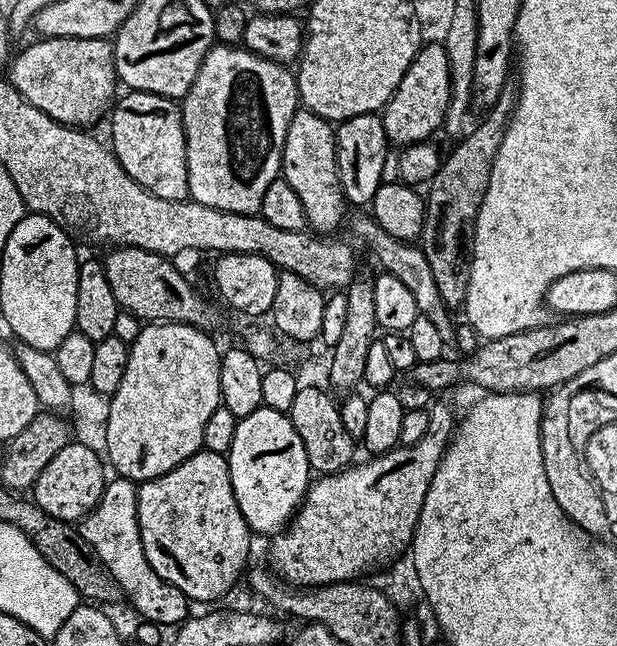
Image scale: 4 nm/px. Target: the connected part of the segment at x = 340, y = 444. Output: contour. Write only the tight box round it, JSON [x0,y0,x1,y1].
[286,388,358,476]

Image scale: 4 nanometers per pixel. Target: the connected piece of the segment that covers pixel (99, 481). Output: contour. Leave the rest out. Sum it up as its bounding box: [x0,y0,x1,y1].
[34,442,106,522]

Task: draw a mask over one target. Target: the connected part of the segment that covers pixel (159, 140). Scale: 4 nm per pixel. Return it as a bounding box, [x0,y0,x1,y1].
[110,90,189,199]

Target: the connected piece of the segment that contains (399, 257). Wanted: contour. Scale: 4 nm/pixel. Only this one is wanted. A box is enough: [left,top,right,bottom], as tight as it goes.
[348,210,456,348]

